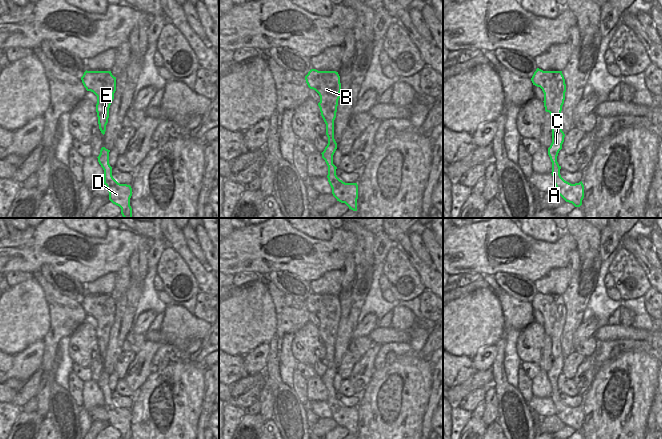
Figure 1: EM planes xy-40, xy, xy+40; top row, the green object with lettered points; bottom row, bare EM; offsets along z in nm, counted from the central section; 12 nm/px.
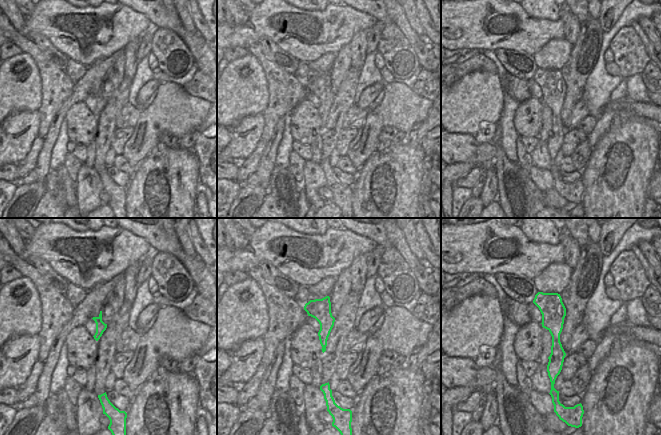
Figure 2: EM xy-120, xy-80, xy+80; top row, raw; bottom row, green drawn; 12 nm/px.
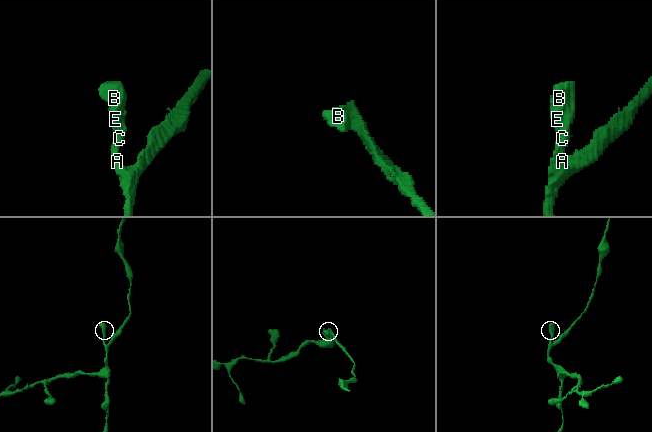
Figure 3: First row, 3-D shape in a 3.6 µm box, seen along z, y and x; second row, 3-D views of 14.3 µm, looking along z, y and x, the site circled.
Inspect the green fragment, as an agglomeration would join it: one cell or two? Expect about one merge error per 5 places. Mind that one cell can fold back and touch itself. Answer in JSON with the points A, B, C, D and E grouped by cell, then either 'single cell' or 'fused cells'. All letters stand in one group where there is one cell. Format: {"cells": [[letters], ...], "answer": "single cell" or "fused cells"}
{"cells": [["A", "B", "C", "D", "E"]], "answer": "single cell"}

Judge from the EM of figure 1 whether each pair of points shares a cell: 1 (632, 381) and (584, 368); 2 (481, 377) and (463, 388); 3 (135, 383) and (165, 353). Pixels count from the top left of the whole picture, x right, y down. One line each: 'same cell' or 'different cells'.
1: different cells
2: same cell
3: different cells

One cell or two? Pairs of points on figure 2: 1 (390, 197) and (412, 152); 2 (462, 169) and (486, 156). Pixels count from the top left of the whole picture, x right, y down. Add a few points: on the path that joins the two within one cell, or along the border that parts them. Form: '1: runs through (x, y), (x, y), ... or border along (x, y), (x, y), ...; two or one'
1: runs through (390, 186), (390, 180), (403, 163); one
2: runs through (468, 164), (480, 158); one

